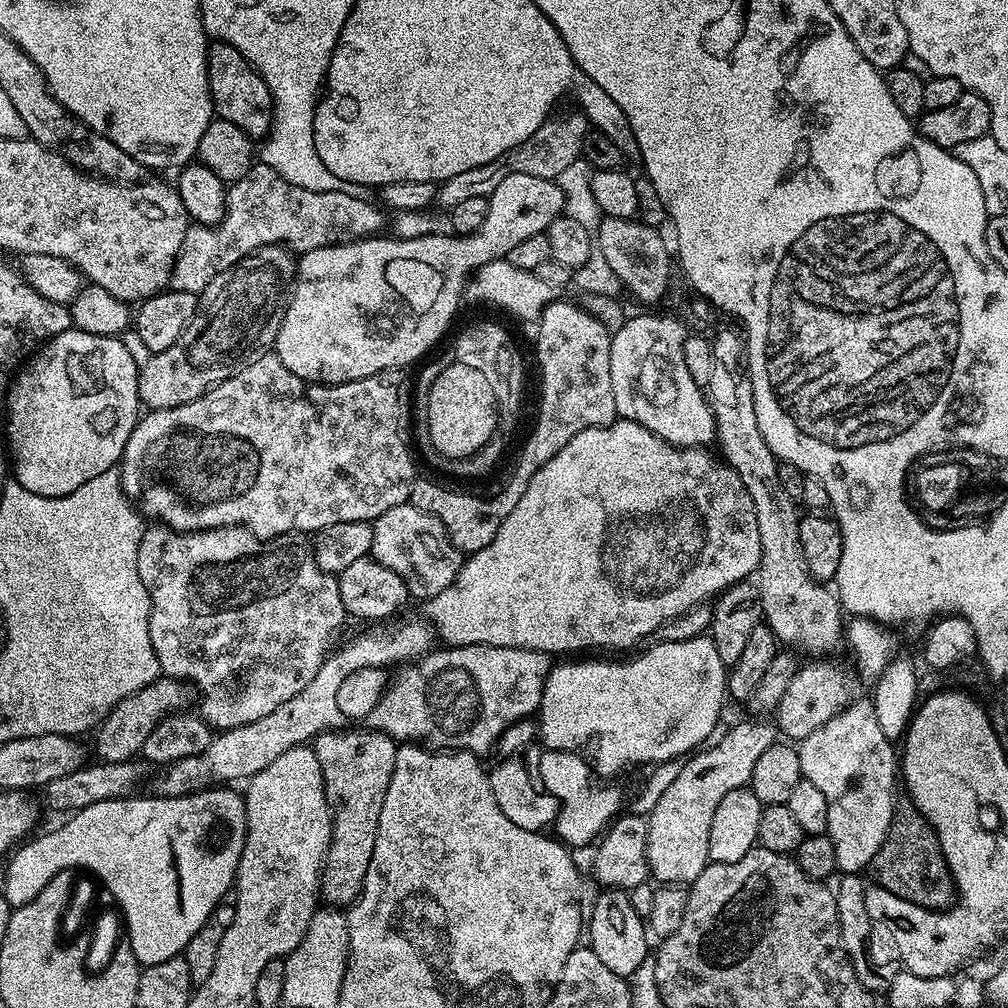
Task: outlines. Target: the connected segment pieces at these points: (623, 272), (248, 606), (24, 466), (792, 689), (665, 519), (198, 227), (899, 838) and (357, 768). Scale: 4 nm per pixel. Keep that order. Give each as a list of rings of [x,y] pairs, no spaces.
[[[604,216],[598,225],[598,250],[606,258],[610,270],[644,304],[656,304],[668,292],[668,279],[674,272],[674,260],[668,257],[668,244],[655,227],[633,218]]]
[[[163,526],[148,527],[143,529],[138,546],[138,576],[142,578],[142,586],[146,586],[146,594],[152,603],[152,645],[160,663],[160,671],[165,677],[175,678],[181,682],[192,680],[193,686],[200,691],[200,696],[204,699],[202,719],[216,730],[242,727],[244,724],[257,722],[264,715],[270,714],[285,699],[302,691],[329,655],[333,647],[332,639],[335,638],[336,631],[343,626],[344,620],[346,621],[336,576],[323,571],[309,541],[307,544],[304,541],[307,539],[293,538],[291,535],[277,536],[275,540],[262,540],[243,526],[211,528],[205,532],[175,532],[174,529]]]
[[[73,326],[47,341],[17,371],[10,385],[10,395],[6,401],[6,407],[8,407],[8,444],[12,447],[10,464],[14,469],[14,479],[26,490],[30,490],[39,496],[65,496],[74,490],[78,490],[78,486],[82,486],[82,482],[90,482],[90,478],[98,478],[98,474],[106,474],[106,470],[116,468],[126,450],[126,442],[142,415],[142,405],[138,394],[139,377],[138,365],[134,358],[130,356],[130,352],[126,350],[126,346],[120,338],[103,336],[102,334],[90,334],[89,332],[83,332],[81,328]]]
[[[820,658],[797,667],[794,678],[790,678],[790,686],[786,686],[786,694],[782,694],[782,702],[778,702],[774,713],[774,723],[781,733],[784,732],[789,741],[799,742],[806,739],[818,726],[826,726],[830,718],[834,718],[850,703],[848,684],[844,676],[831,664],[831,659]]]
[[[617,418],[601,428],[587,428],[574,434],[574,438],[570,438],[570,442],[566,442],[566,446],[562,446],[562,450],[558,450],[558,454],[554,454],[554,458],[550,458],[546,466],[534,474],[534,478],[530,478],[522,498],[518,498],[518,506],[510,510],[490,546],[471,553],[461,563],[455,582],[423,605],[425,614],[432,619],[430,624],[435,635],[440,635],[448,646],[489,644],[495,648],[529,648],[549,654],[580,654],[576,652],[596,647],[628,648],[651,632],[652,635],[659,633],[664,621],[681,616],[692,608],[699,608],[724,589],[747,581],[751,577],[748,575],[751,572],[753,575],[759,569],[762,558],[762,534],[758,534],[754,502],[735,470],[715,451],[708,451],[712,450],[707,447],[677,448],[658,434],[646,430],[646,426],[623,418]]]
[[[262,162],[253,163],[249,172],[235,180],[227,189],[227,194],[224,203],[224,219],[213,225],[193,223],[189,227],[180,257],[176,260],[172,271],[170,284],[175,291],[199,294],[218,274],[235,268],[237,264],[247,260],[252,253],[259,252],[261,248],[268,248],[271,244],[287,246],[293,253],[303,254],[310,250],[325,248],[327,244],[362,240],[365,237],[375,237],[385,231],[383,214],[374,205],[368,204],[367,199],[350,198],[350,194],[341,192],[319,192],[294,186]]]
[[[907,794],[895,801],[886,838],[878,854],[870,858],[866,872],[869,877],[872,875],[876,879],[873,881],[879,887],[890,890],[890,894],[923,908],[947,909],[956,895],[956,886],[952,882],[952,873],[948,870],[944,851],[938,842],[938,834]]]
[[[324,731],[311,745],[322,770],[324,797],[332,810],[332,842],[320,872],[320,896],[328,906],[351,905],[362,890],[370,858],[374,854],[382,802],[386,802],[386,790],[394,774],[398,747],[397,741],[384,732],[346,731]]]

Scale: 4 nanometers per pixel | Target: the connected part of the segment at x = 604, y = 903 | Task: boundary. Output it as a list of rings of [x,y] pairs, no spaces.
[[[604,890],[601,891],[601,896],[597,898],[596,905],[593,906],[592,912],[590,908],[590,915],[587,917],[586,920],[586,938],[590,941],[590,947],[594,954],[598,954],[598,959],[601,960],[610,970],[614,970],[614,974],[618,974],[619,976],[625,978],[632,978],[636,971],[638,970],[639,966],[642,965],[642,962],[646,962],[650,958],[650,948],[648,952],[648,938],[650,939],[650,932],[649,929],[646,927],[646,920],[645,917],[639,916],[637,912],[634,910],[634,906],[630,906],[630,902],[628,901],[628,892],[624,890]]]

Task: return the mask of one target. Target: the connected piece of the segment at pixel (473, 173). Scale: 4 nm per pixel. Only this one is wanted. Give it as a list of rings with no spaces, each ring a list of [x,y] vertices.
[[[553,115],[545,120],[542,126],[538,126],[536,133],[526,142],[522,142],[517,148],[511,148],[505,156],[491,160],[488,164],[478,166],[466,174],[458,174],[453,180],[443,181],[438,188],[438,204],[444,210],[450,210],[458,202],[465,198],[478,198],[479,196],[491,196],[492,192],[510,174],[534,174],[534,178],[546,178],[555,180],[570,162],[581,159],[584,148],[584,135],[590,132],[590,125],[583,115],[559,116]]]

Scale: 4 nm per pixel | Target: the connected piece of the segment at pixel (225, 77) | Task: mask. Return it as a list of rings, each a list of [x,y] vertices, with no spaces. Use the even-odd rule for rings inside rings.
[[[216,42],[209,47],[208,85],[219,119],[234,122],[234,126],[253,138],[267,137],[272,127],[272,92],[256,69],[242,58],[238,50],[234,50],[234,46]]]

